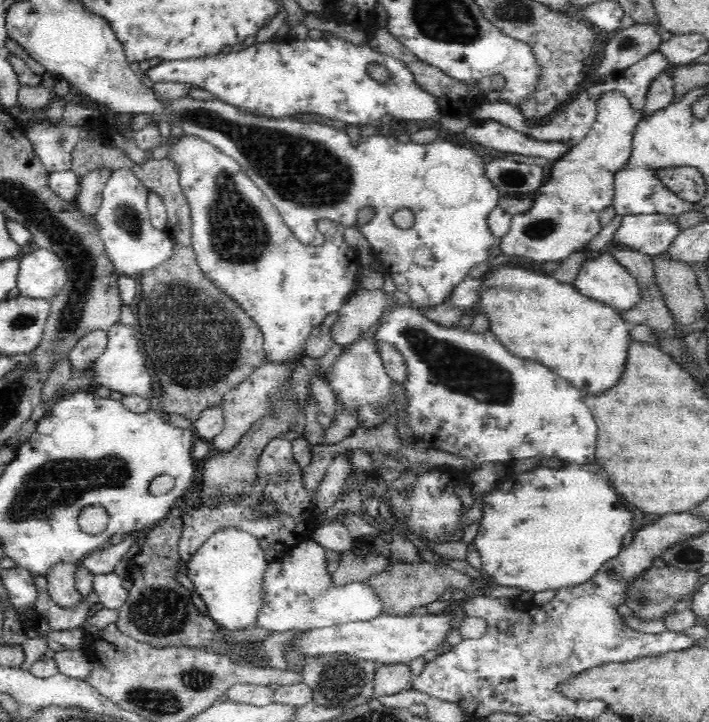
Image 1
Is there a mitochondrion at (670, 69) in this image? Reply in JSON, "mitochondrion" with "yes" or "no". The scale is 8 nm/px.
{"mitochondrion":"no"}

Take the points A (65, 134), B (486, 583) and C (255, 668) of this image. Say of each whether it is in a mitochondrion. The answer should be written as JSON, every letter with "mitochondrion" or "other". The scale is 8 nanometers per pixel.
{"A":"other","B":"other","C":"other"}

